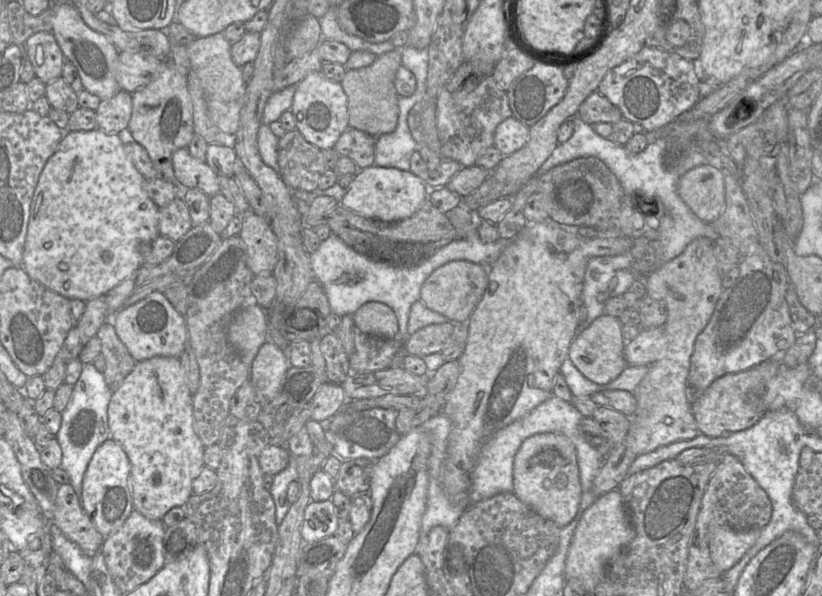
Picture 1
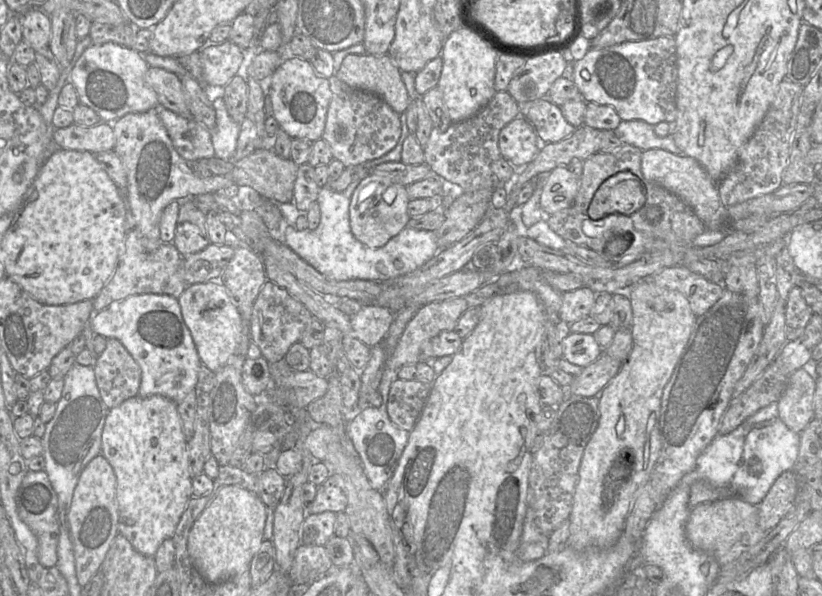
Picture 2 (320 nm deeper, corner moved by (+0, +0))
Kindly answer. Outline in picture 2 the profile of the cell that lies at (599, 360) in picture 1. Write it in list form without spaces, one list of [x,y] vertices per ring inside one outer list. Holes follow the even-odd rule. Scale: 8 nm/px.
[[[570,333],[563,341],[562,352],[563,359],[584,368],[596,361],[604,350],[593,334]]]

